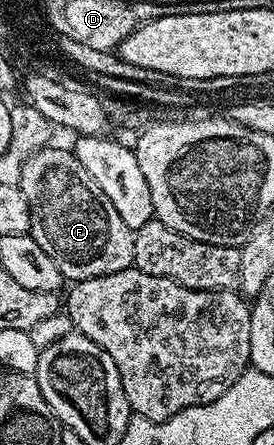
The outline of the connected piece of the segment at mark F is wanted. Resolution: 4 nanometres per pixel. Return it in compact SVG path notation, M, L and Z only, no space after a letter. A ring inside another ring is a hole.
M50 145L45 150L35 150L22 169L20 186L26 200L30 202L29 234L34 236L40 249L44 249L44 253L56 261L63 280L77 281L111 275L133 264L134 232L128 229L128 225L124 225L120 213L112 209L112 201L104 198L101 191L86 178L82 167L69 150L61 151L56 145Z

